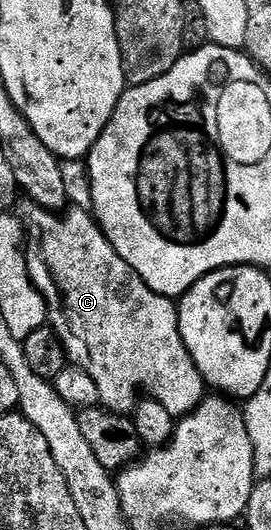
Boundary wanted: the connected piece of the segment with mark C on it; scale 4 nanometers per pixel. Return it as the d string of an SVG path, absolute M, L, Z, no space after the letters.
M23 200L18 203L17 213L27 233L25 249L27 251L29 276L36 288L43 293L43 299L47 302L49 325L61 340L61 344L67 353L68 363L73 366L80 366L82 370L89 372L89 376L93 376L93 384L97 384L102 409L109 410L112 414L120 416L130 415L140 401L141 393L139 394L139 389L143 389L142 393L146 397L156 398L161 404L165 404L165 408L170 414L186 416L192 410L196 410L205 397L205 383L197 364L193 362L193 356L189 354L189 348L185 348L185 344L181 340L178 305L172 299L153 292L153 288L149 288L149 284L145 284L145 280L141 280L141 276L137 276L137 272L133 272L133 268L129 268L129 264L125 264L125 260L121 260L121 256L115 251L113 244L109 244L109 240L103 235L103 229L99 227L98 222L88 211L67 208L62 212L55 213L47 210L44 206L37 205L33 201Z

